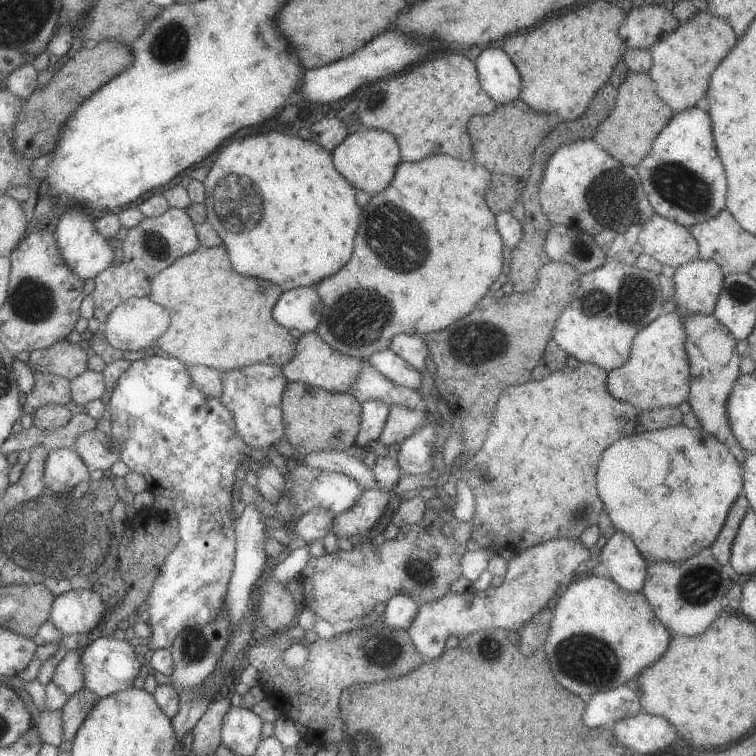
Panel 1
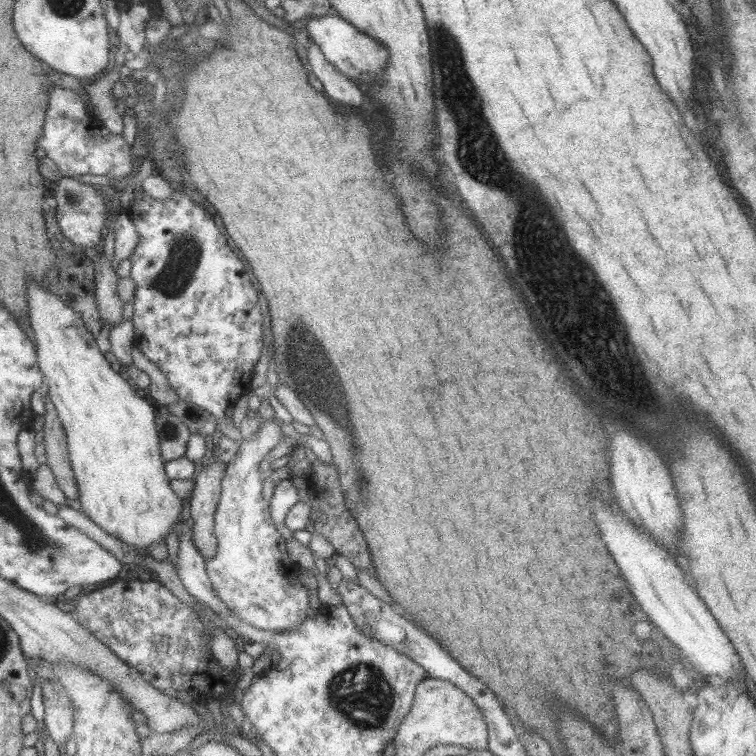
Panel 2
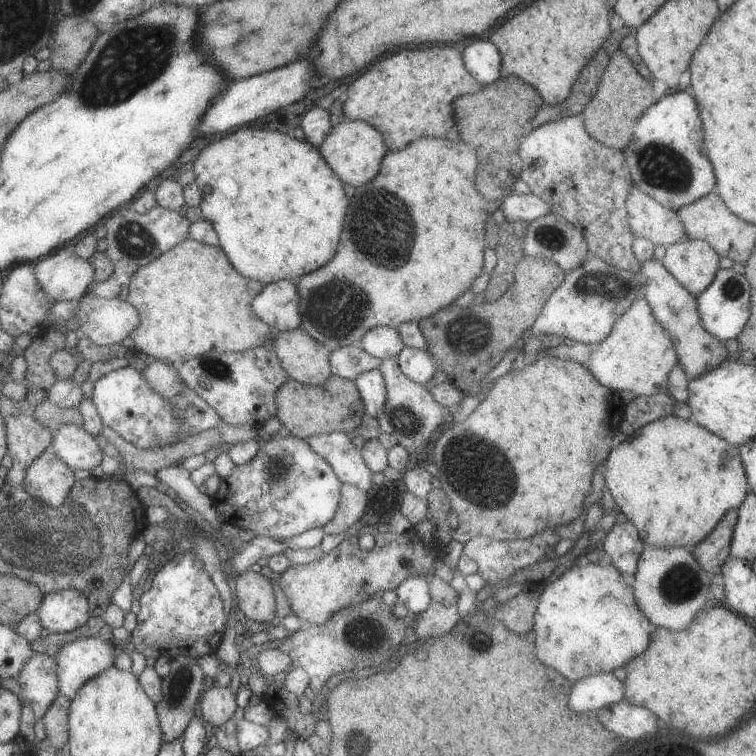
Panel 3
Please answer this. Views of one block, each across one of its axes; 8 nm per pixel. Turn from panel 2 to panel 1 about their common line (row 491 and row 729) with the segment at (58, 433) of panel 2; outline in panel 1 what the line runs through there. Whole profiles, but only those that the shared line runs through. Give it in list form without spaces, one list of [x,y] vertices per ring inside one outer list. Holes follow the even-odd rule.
[[[85,688],[68,697],[68,701],[61,709],[63,741],[74,741],[80,726],[99,698]]]

